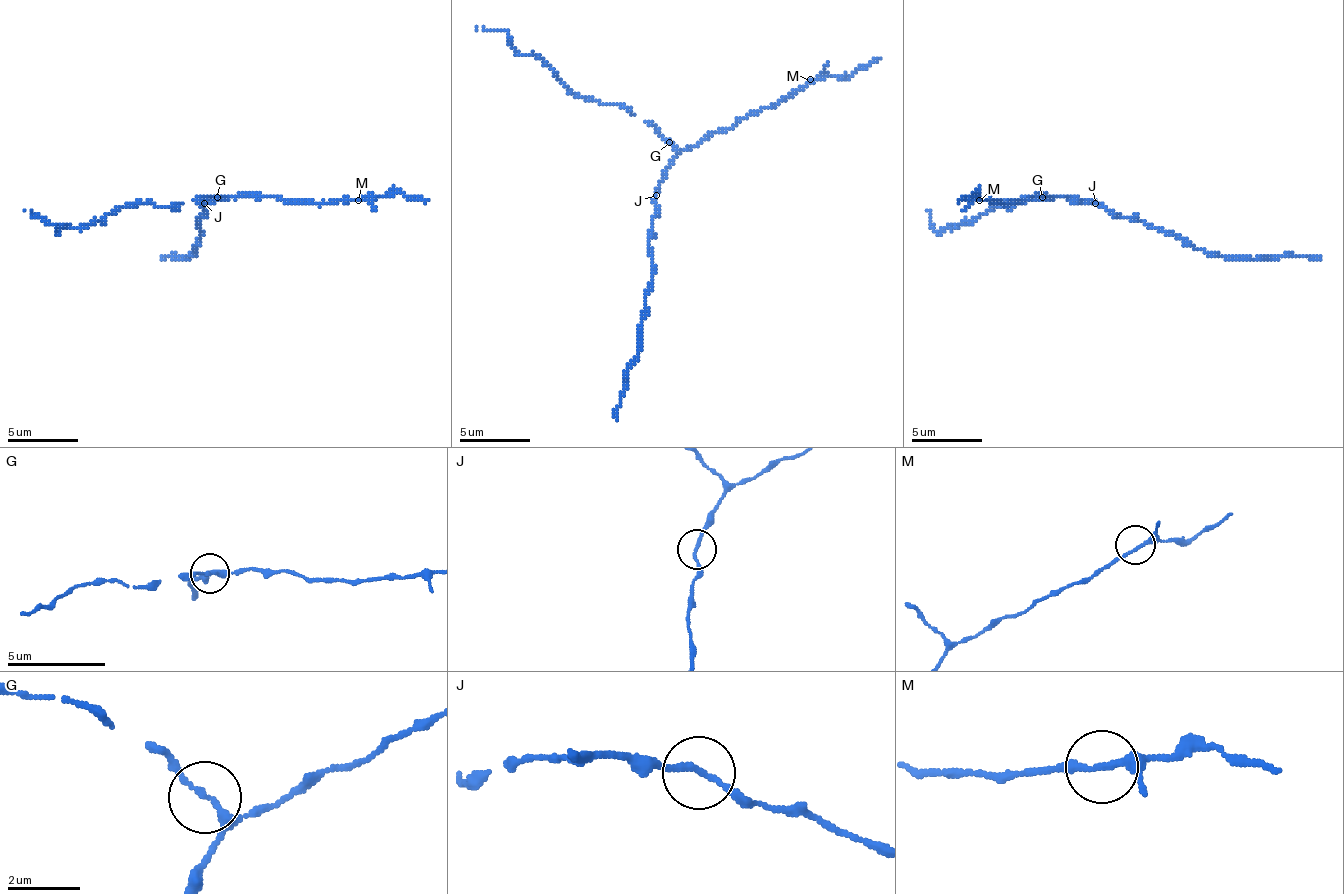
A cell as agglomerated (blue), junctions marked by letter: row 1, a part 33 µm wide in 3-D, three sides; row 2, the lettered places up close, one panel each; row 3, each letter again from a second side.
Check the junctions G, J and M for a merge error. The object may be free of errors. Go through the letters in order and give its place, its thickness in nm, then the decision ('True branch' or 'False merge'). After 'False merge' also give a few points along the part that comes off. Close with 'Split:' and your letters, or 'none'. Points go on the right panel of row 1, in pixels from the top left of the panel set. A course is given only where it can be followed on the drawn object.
G: Place: (1042, 197). Thickness 150 nm. True branch
J: Place: (1095, 203). Thickness 150 nm. True branch
M: Place: (979, 200). Thickness 160 nm. True branch
Split: none

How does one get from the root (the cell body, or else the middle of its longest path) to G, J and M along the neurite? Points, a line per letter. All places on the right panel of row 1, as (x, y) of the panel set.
G: (1064, 196), (1043, 196)
J: (1064, 196), (1078, 196), (1095, 203)
M: (1064, 196), (1029, 196), (1008, 203), (1001, 200), (979, 200)

